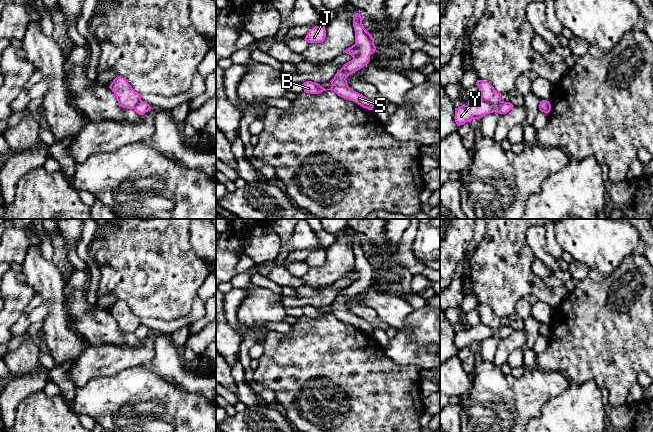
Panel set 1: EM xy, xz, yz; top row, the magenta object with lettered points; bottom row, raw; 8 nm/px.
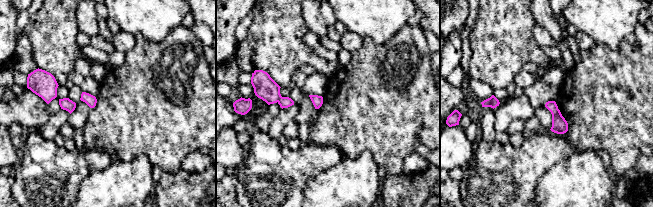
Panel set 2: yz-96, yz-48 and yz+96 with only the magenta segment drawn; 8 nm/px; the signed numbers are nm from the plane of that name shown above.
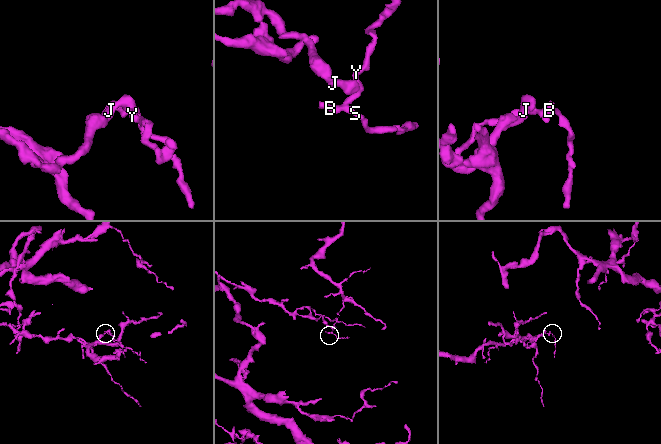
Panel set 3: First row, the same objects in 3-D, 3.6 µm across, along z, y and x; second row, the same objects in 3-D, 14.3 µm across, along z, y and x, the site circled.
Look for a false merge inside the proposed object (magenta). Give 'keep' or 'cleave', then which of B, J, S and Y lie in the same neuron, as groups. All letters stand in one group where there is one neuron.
cleave; groups B S Y / J

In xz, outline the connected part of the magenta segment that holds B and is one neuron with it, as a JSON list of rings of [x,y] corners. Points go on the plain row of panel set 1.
[[[355,237],[353,239],[355,268],[359,272],[359,278],[353,281],[351,285],[344,288],[343,291],[337,295],[334,302],[330,305],[332,308],[330,313],[325,313],[318,307],[306,305],[302,308],[304,316],[310,318],[318,318],[325,314],[332,314],[338,320],[344,323],[353,325],[368,334],[373,334],[373,327],[362,318],[351,313],[348,310],[346,304],[349,299],[366,290],[370,285],[370,280],[376,274],[374,263],[372,262],[371,258],[364,252],[362,244],[363,242],[359,237]]]

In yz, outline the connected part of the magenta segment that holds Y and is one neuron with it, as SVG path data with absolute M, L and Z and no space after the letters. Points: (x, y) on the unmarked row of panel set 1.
M480 324L475 327L468 329L463 328L462 330L455 332L455 346L457 350L463 349L467 346L471 346L473 343L480 343L483 340L496 336L499 338L506 338L512 332L513 328L510 326L501 325L499 328L494 329L489 326Z

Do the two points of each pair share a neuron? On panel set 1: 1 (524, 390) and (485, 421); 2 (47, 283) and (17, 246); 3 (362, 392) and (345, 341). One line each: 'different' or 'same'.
1: same
2: different
3: same

